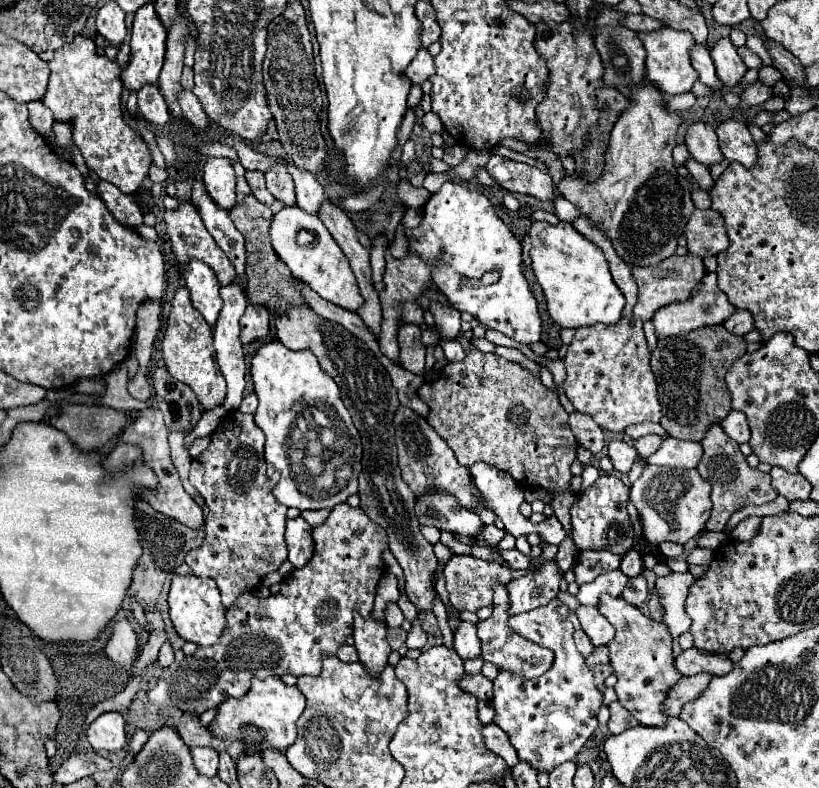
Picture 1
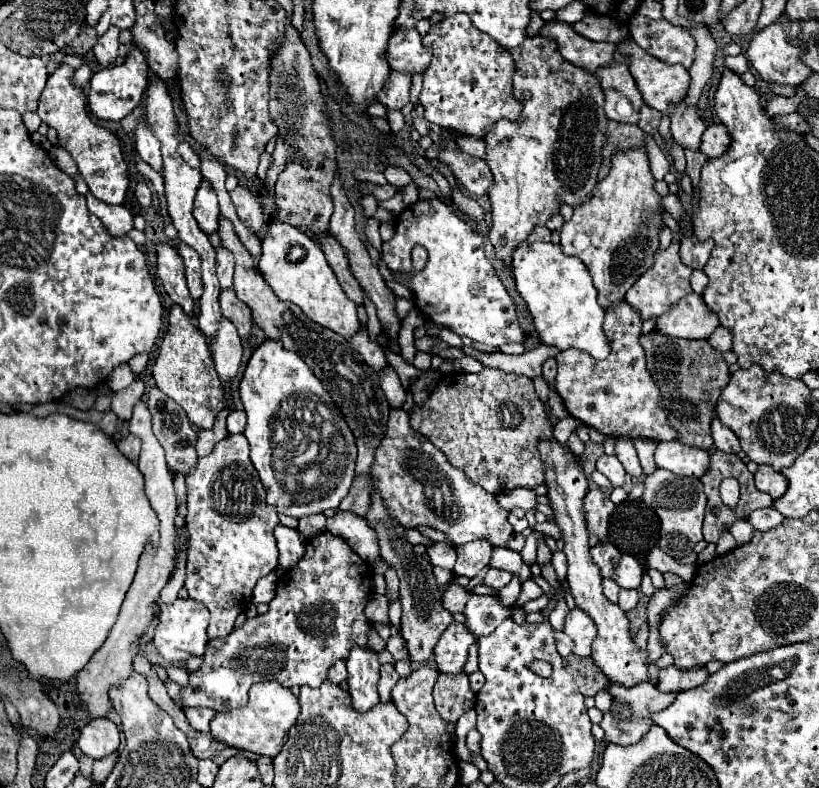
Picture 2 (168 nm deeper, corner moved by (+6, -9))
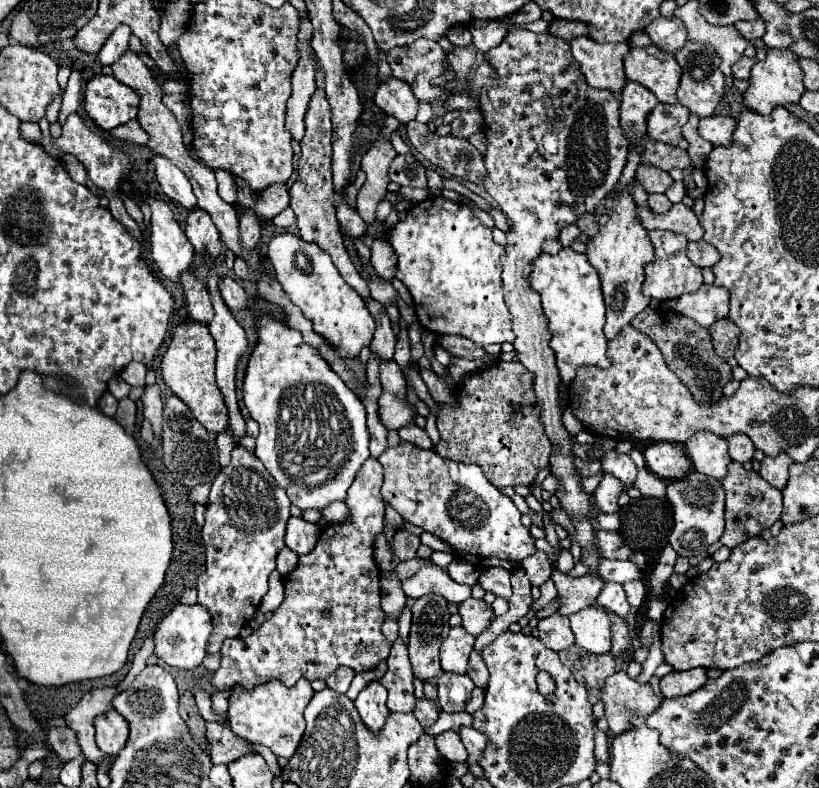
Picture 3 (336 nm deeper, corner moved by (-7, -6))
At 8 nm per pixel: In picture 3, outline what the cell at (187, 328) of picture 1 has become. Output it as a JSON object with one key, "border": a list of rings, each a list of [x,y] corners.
{"border":[[[198,321],[178,323],[172,341],[162,357],[162,377],[164,383],[172,389],[172,393],[176,393],[190,407],[190,411],[208,431],[220,433],[228,427],[224,395],[218,391],[218,383],[214,379],[214,339],[206,323]]]}

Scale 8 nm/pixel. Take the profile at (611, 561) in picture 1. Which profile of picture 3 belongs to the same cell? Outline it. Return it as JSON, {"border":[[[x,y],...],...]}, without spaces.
{"border":[[[600,529],[596,543],[598,543],[598,547],[600,547],[600,551],[602,551],[602,555],[606,559],[620,559],[620,561],[624,561],[624,559],[628,559],[632,555],[630,547],[622,541],[622,537],[618,533]]]}

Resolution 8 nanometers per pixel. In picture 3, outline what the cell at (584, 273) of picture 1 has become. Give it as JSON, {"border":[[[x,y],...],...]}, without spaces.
{"border":[[[570,247],[560,249],[556,255],[542,253],[532,263],[532,273],[528,281],[534,291],[542,297],[542,311],[548,317],[548,329],[552,333],[550,347],[556,353],[556,365],[564,385],[576,375],[576,369],[582,365],[610,367],[606,357],[608,339],[602,331],[606,323],[606,307],[602,295],[602,283],[598,271],[588,263],[584,253],[576,253]]]}

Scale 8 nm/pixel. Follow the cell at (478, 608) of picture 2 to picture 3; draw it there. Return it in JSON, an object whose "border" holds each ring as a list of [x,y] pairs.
{"border":[[[472,597],[460,603],[458,613],[462,615],[462,627],[474,637],[484,633],[492,625],[492,619],[494,619],[492,605],[486,603],[484,599],[472,599]]]}

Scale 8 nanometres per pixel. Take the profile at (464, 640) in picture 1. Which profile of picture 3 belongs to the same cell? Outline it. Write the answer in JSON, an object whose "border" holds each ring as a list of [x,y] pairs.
{"border":[[[452,627],[448,637],[440,647],[440,661],[444,671],[466,673],[468,657],[474,647],[474,635],[470,635],[464,627]]]}

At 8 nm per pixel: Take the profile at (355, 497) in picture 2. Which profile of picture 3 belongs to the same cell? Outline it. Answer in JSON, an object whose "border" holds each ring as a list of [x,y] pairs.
{"border":[[[370,457],[362,469],[358,471],[354,483],[348,489],[348,507],[350,521],[342,525],[326,525],[318,537],[316,547],[308,555],[300,555],[298,567],[286,575],[288,591],[282,605],[274,611],[274,615],[264,621],[252,635],[246,639],[226,639],[222,643],[222,663],[220,669],[212,675],[212,685],[216,691],[234,691],[242,687],[244,691],[252,691],[258,683],[266,683],[272,679],[282,681],[286,687],[294,685],[300,677],[308,681],[322,679],[326,681],[330,673],[334,673],[340,665],[352,667],[356,673],[374,669],[382,659],[390,653],[390,643],[382,635],[380,627],[384,623],[384,611],[380,607],[380,569],[374,561],[372,543],[374,537],[383,532],[386,507],[380,497],[382,487],[382,465],[378,459]]]}

